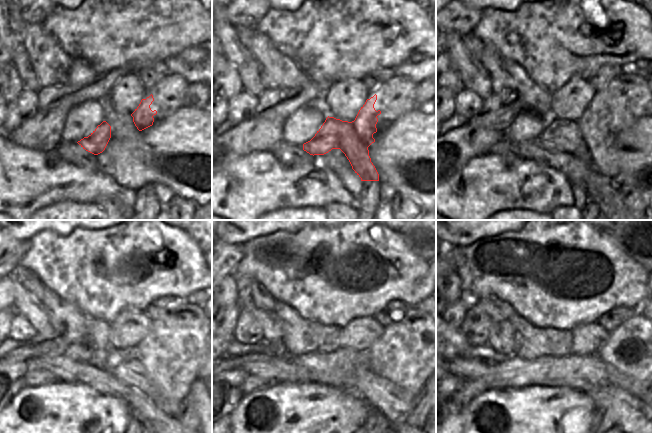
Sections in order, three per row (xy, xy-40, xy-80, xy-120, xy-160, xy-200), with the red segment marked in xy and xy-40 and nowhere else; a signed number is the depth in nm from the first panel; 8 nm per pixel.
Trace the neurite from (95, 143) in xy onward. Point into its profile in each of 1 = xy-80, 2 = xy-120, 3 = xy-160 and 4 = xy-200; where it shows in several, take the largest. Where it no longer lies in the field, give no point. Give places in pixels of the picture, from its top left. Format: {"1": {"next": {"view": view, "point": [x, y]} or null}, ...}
{"1": {"next": {"view": "xy-80", "point": [578, 138]}}, "2": {"next": {"view": "xy-120", "point": [169, 398]}}, "3": {"next": {"view": "xy-160", "point": [396, 400]}}, "4": {"next": {"view": "xy-200", "point": [627, 409]}}}

